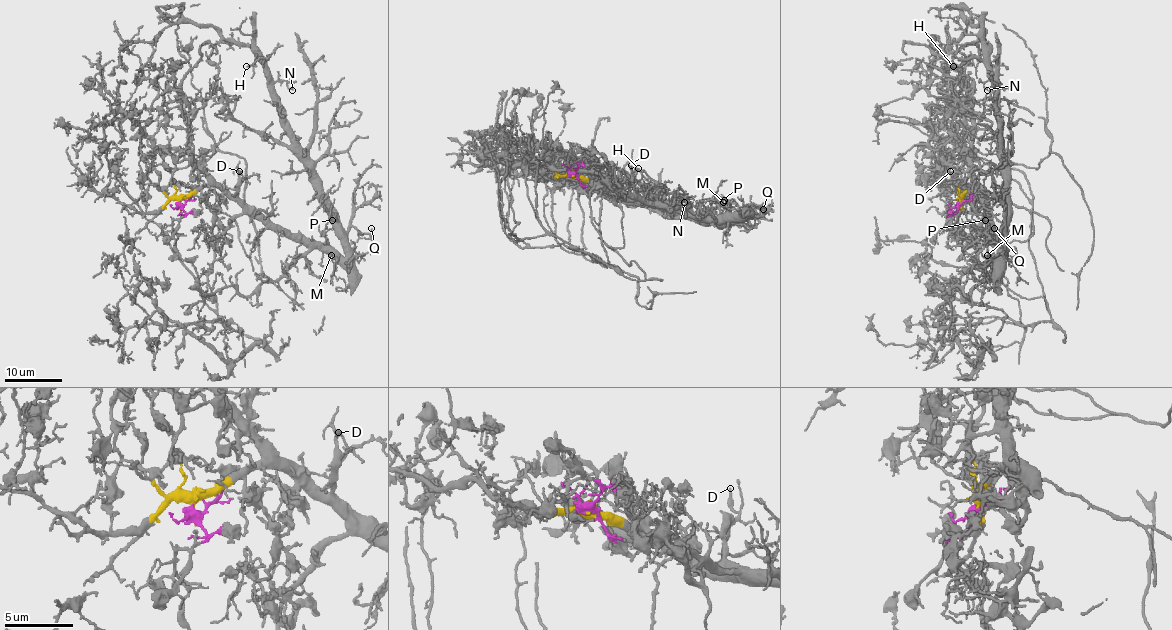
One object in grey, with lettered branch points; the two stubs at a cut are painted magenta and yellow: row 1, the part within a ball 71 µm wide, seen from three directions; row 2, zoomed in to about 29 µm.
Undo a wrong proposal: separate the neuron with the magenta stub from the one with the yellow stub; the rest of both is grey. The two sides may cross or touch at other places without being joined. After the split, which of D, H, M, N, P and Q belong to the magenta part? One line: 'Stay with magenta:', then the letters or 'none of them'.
Stay with magenta: none of them

